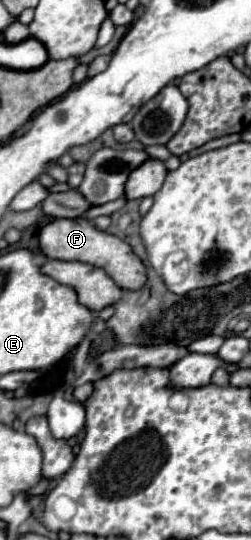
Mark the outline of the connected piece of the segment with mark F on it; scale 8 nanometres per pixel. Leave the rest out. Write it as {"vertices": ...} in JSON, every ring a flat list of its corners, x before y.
{"vertices":[[84,217,78,219,54,219,40,231,40,249,50,259,64,259,64,261,82,261,94,267,104,269,118,287,122,289,142,289,146,283,146,267,124,243,120,237,96,229,96,225]]}

